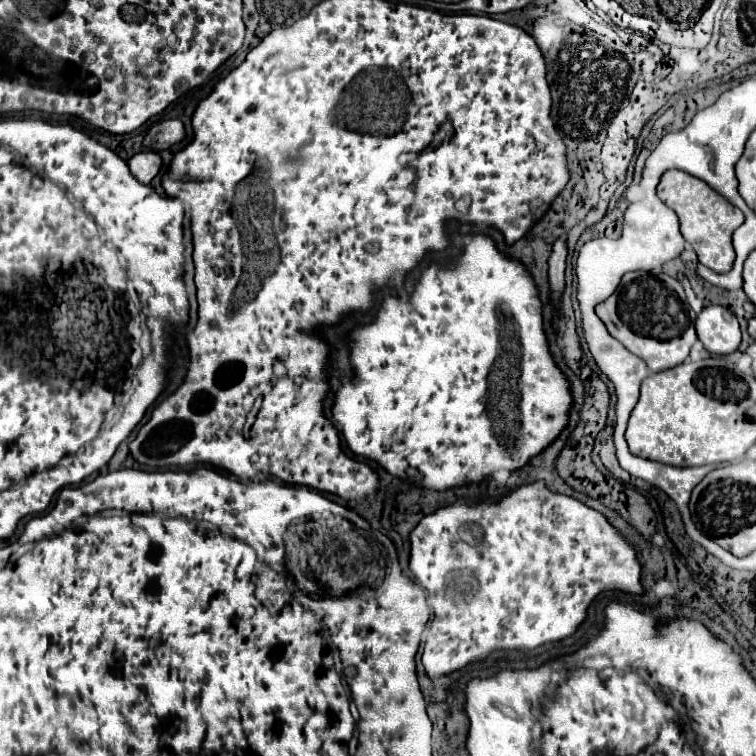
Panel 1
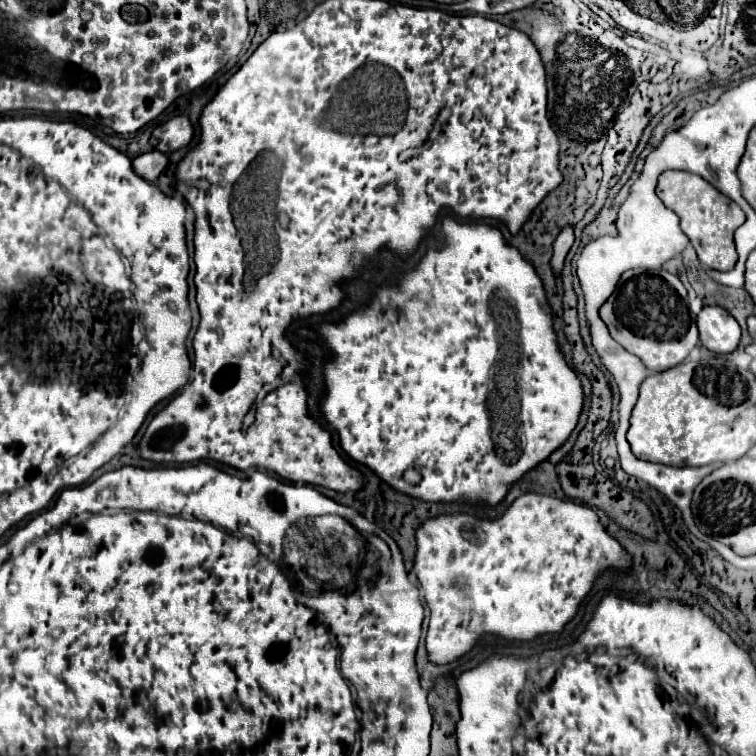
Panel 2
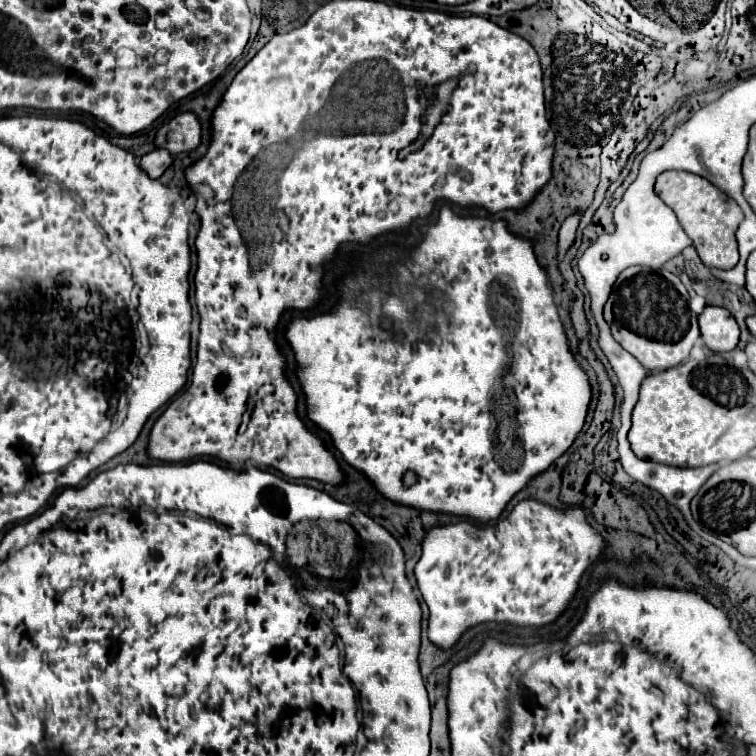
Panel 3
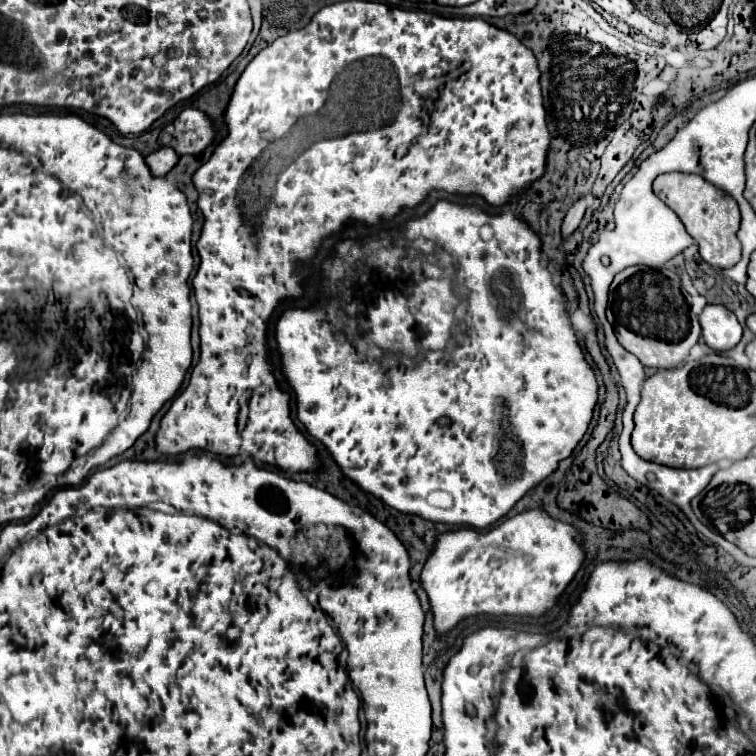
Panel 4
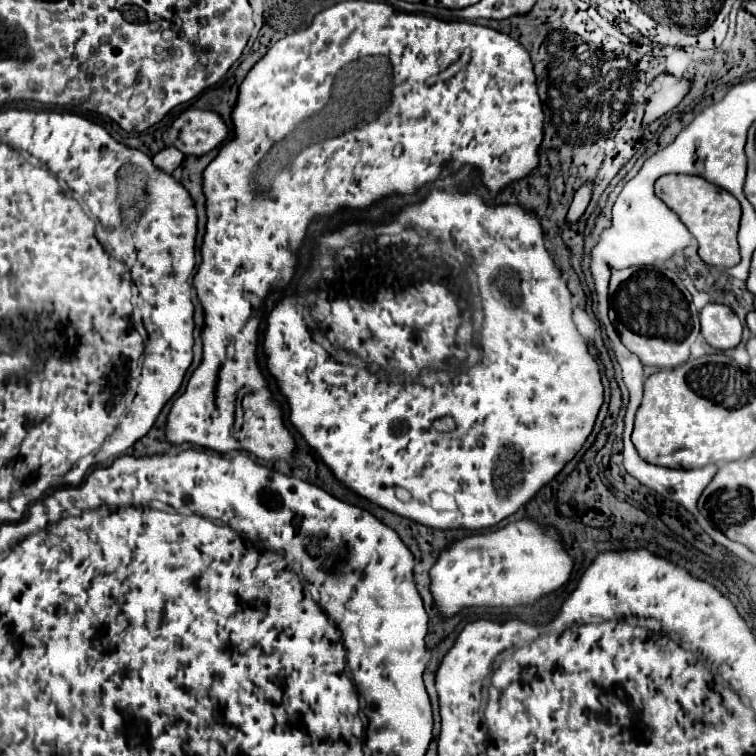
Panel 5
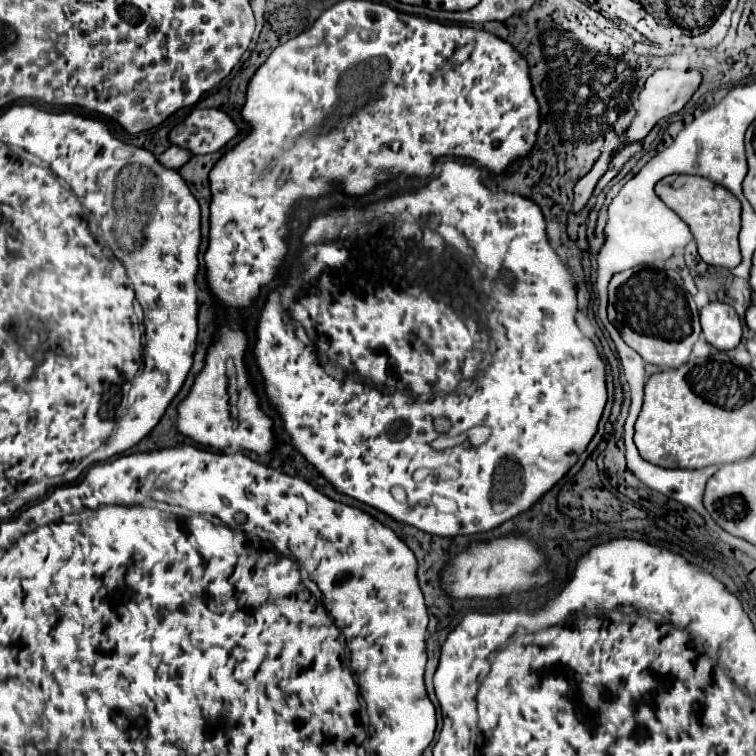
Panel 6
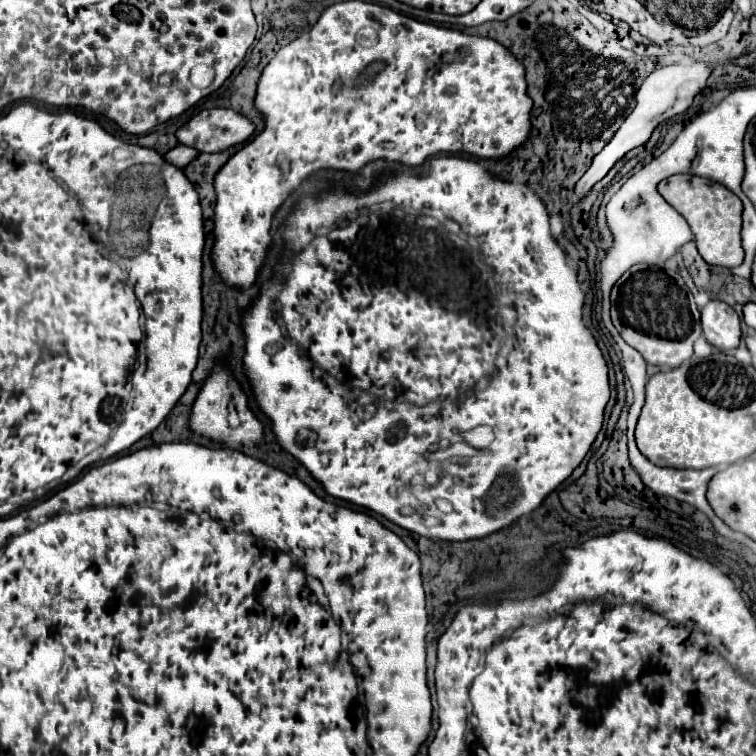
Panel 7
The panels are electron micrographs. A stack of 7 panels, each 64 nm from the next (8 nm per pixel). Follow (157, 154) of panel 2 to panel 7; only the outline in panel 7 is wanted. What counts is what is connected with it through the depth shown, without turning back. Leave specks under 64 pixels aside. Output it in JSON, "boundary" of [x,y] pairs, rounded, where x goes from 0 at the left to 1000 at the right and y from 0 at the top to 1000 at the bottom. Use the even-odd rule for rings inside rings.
{"boundary":[[[235,190],[235,193],[228,196],[217,209],[220,209],[225,217],[230,217],[230,220],[243,222],[243,220],[249,220],[259,206],[262,206],[262,201],[259,201],[257,196],[249,196],[249,193],[243,193],[243,190]]]}

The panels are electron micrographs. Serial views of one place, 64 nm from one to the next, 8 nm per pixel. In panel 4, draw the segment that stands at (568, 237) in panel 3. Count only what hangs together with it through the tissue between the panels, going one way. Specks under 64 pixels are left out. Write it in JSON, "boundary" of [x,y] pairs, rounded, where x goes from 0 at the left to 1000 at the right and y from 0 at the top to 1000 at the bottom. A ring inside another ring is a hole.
{"boundary":[[[767,262],[762,270],[757,270],[757,275],[751,278],[751,283],[749,283],[749,288],[746,288],[743,312],[754,312],[754,310],[765,302],[765,296],[767,296],[772,280],[775,280],[775,262]]]}

